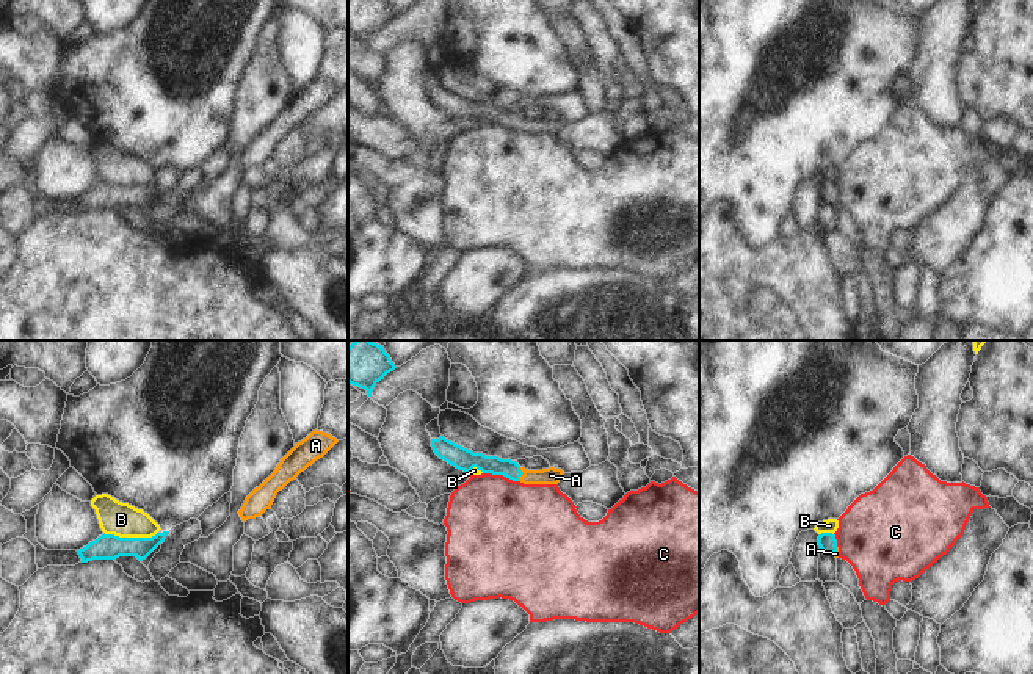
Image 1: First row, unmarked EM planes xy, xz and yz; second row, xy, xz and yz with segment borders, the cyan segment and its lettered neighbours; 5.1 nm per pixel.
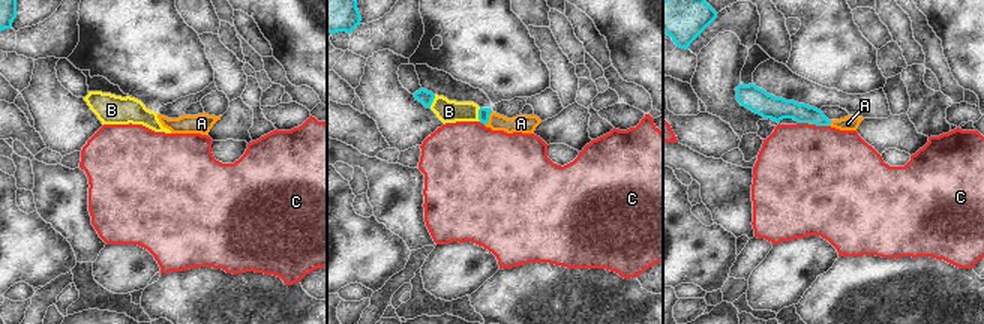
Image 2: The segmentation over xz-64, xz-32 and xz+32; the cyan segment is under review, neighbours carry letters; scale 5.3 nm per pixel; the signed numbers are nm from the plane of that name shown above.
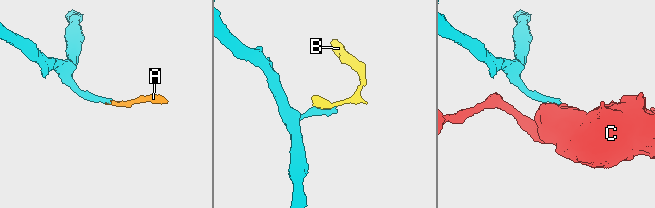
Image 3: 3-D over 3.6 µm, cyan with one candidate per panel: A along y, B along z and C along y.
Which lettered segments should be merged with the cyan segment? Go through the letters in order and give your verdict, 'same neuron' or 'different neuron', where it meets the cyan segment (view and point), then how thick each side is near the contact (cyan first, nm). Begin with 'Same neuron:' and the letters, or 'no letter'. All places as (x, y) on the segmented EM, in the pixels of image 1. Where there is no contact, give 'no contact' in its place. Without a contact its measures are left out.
Same neuron: A
A: same neuron | xz (522, 474) | 100/90 nm
B: different neuron | xy (130, 538) | 130/180 nm
C: different neuron | xz (500, 474) | 110/460 nm

